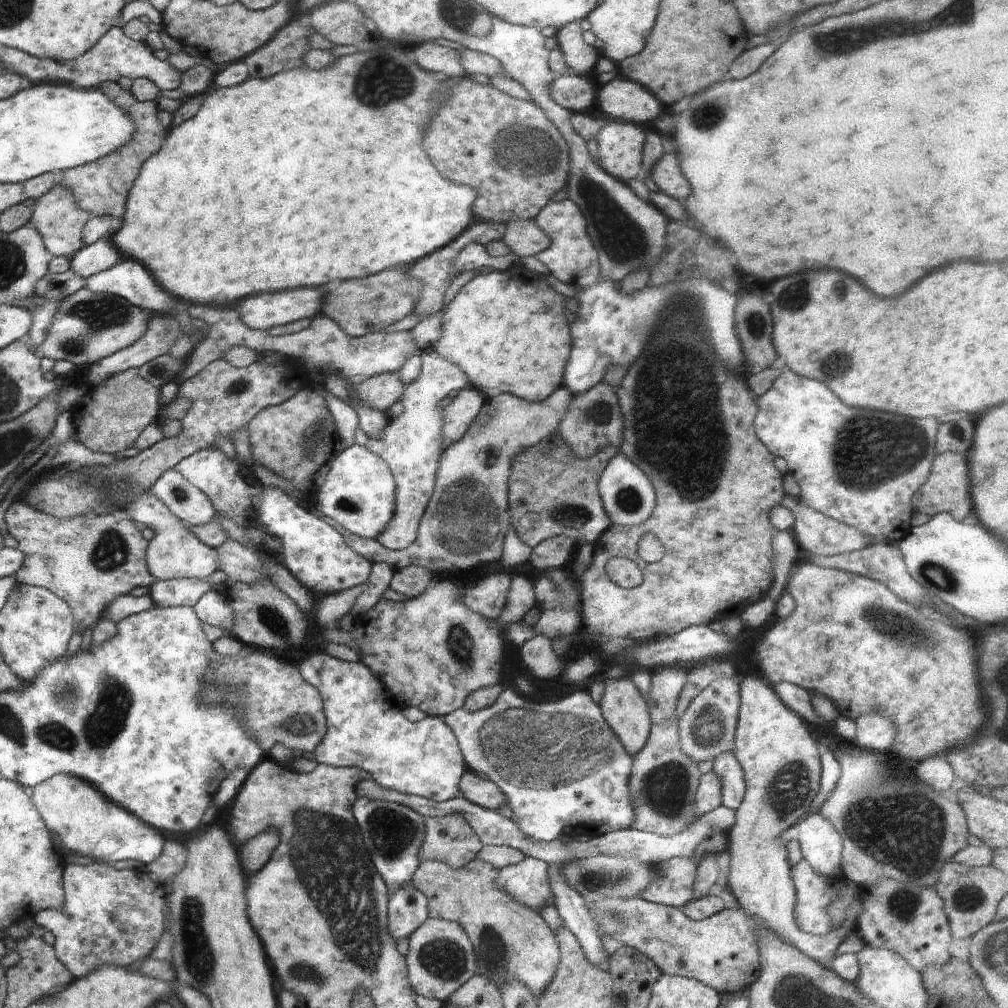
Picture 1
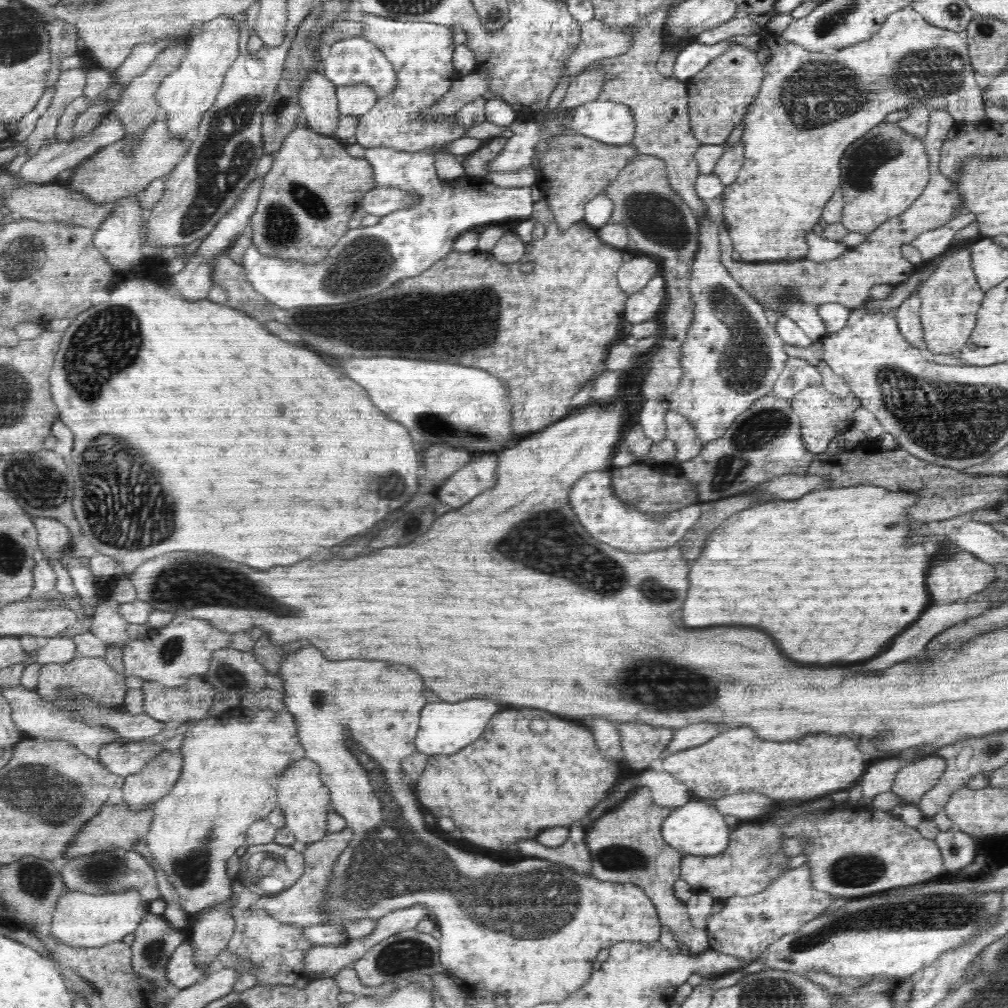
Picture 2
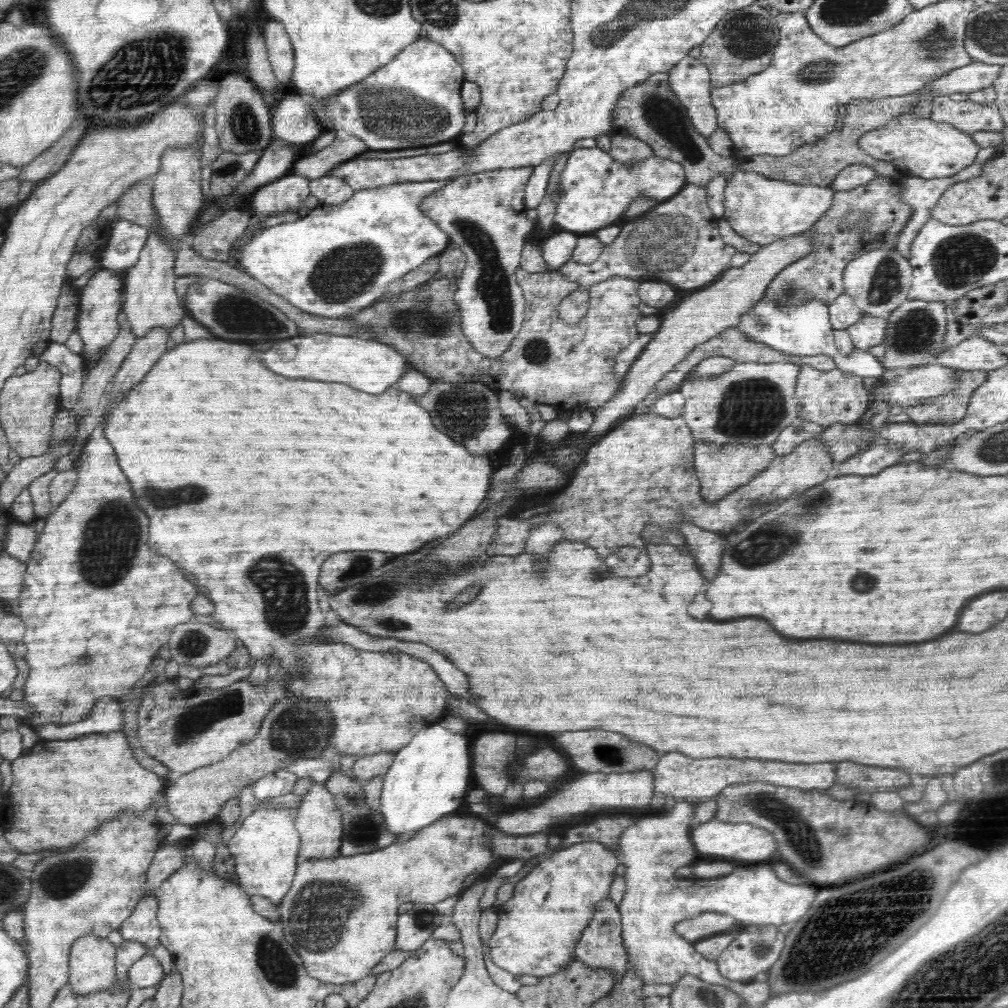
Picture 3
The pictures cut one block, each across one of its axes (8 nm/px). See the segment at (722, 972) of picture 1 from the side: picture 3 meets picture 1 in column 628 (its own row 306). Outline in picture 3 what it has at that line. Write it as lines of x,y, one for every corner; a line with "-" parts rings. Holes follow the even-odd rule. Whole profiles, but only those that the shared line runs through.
906,299
896,310
887,316
885,338
882,346
885,355
880,358
884,368
914,368
932,364
934,358
943,350
944,336
946,336
948,303
940,301

